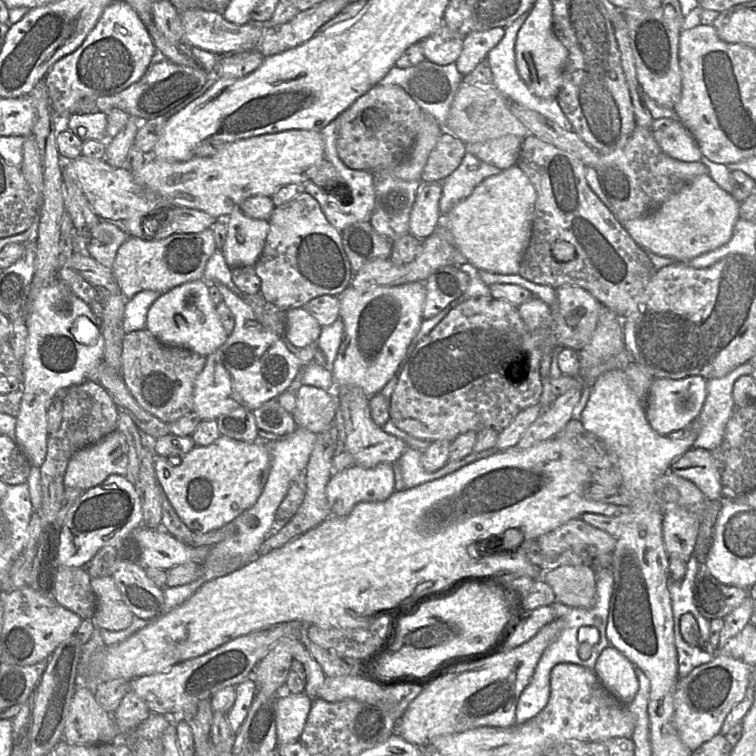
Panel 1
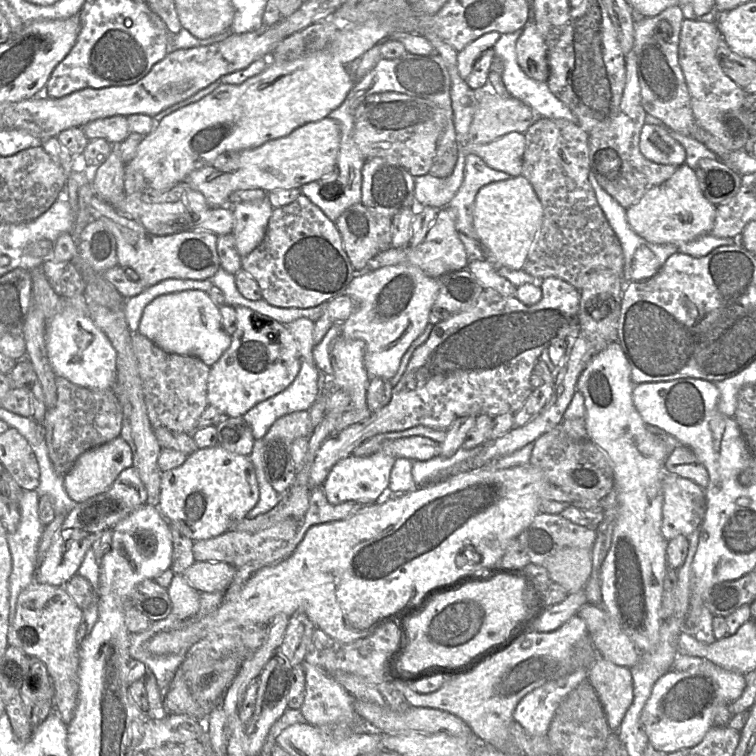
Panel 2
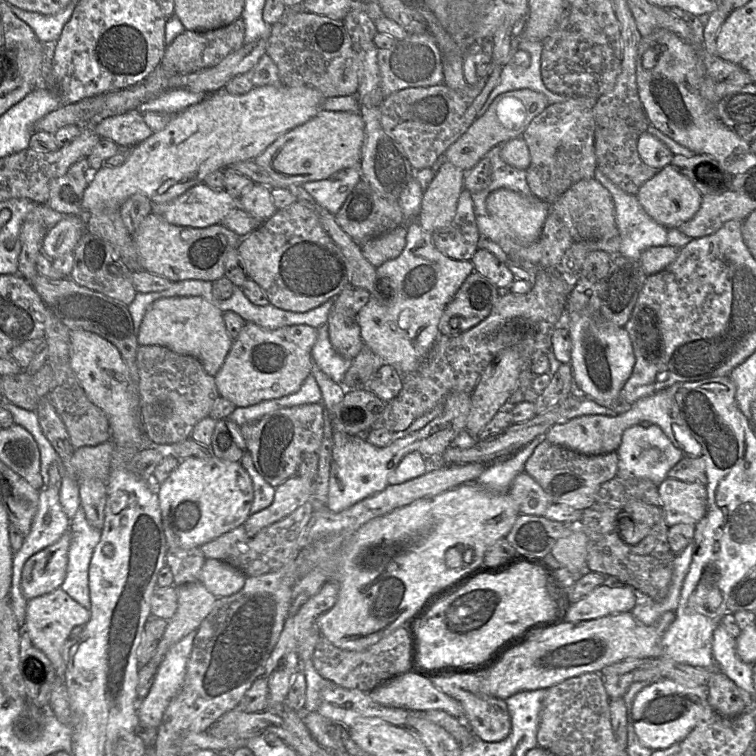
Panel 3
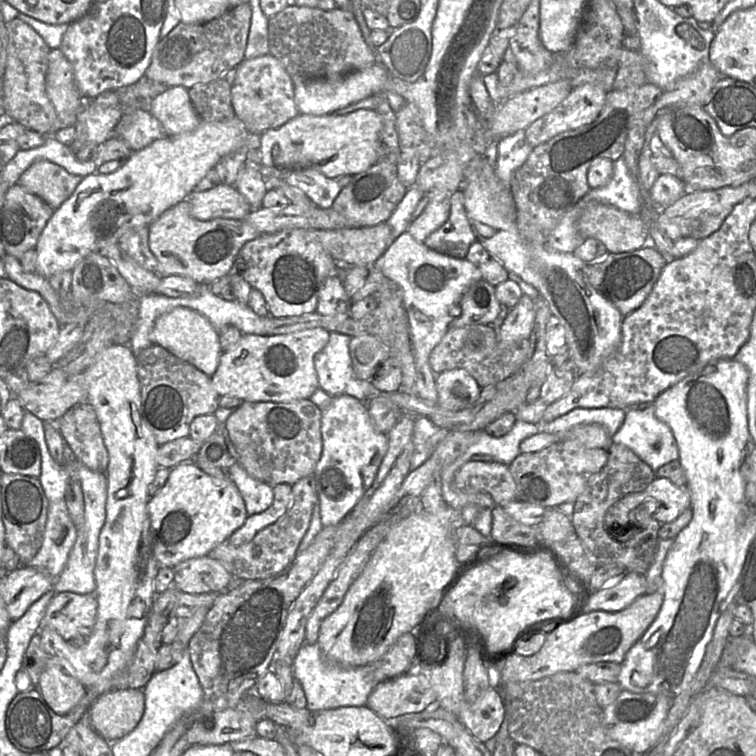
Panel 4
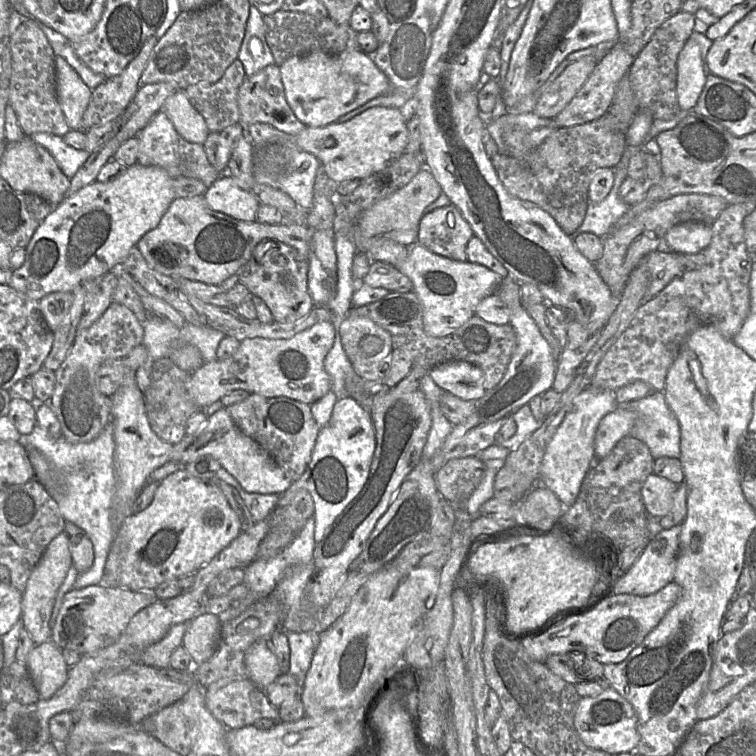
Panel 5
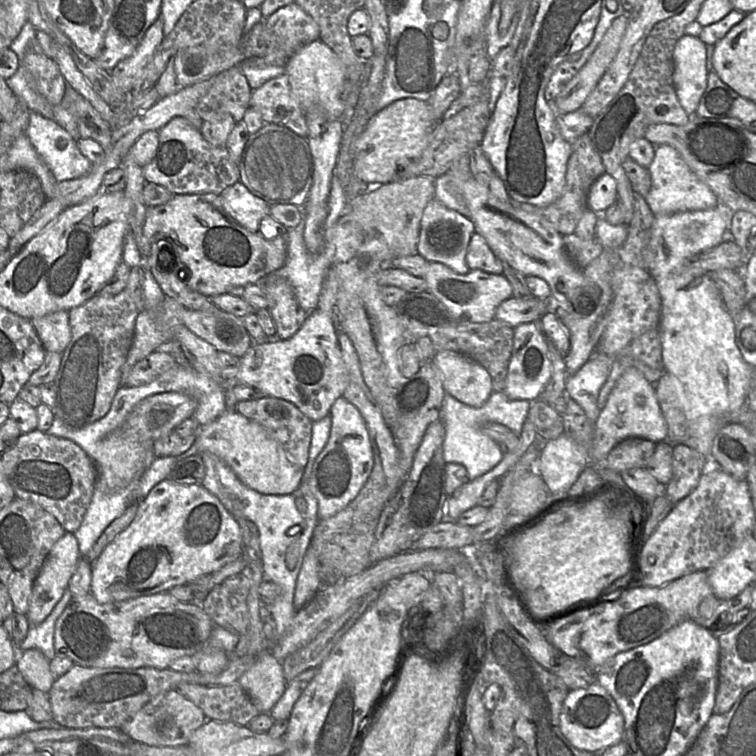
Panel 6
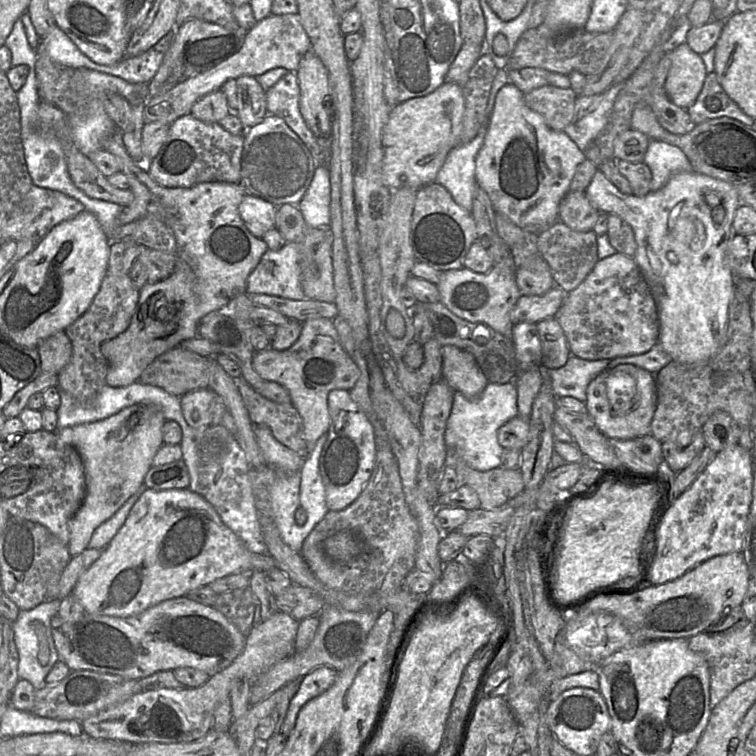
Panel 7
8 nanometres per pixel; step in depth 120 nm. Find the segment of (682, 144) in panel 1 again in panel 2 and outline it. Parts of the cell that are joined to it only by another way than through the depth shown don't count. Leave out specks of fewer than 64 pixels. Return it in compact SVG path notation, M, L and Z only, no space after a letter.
M645 123L639 148L645 158L658 164L679 166L686 160L684 147L671 137L667 127Z

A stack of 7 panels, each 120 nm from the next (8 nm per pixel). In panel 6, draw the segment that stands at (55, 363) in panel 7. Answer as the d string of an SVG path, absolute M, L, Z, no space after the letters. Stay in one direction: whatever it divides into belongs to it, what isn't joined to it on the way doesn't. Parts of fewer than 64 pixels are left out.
M60 310L31 321L46 352L64 352L71 341L69 311Z

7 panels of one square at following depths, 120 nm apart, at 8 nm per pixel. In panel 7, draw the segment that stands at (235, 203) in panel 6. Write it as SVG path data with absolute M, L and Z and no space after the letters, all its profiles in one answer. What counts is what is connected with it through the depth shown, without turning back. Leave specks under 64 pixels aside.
M246 194L239 205L240 216L246 228L257 238L276 227L276 207L271 202Z

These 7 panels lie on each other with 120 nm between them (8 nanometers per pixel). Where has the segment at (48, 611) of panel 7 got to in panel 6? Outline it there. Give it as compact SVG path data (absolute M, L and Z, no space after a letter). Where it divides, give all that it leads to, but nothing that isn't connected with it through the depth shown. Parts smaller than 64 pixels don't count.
M67 588L51 613L42 623L37 625L29 624L26 637L18 645L21 652L28 649L38 649L50 661L56 656L54 649L55 623L71 601L71 592Z

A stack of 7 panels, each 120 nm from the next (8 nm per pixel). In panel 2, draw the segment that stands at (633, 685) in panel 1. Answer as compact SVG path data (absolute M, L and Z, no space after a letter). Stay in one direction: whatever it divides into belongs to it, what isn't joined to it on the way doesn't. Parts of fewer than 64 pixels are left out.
M598 657L588 670L588 681L599 697L610 730L618 730L634 699L630 669Z

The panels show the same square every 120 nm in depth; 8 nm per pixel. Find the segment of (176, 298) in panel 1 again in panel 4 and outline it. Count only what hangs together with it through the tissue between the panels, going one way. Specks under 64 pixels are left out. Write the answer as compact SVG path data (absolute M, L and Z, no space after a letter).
M177 307L159 316L150 334L153 345L159 345L191 363L207 376L212 377L219 365L223 353L220 345L220 332L201 313L186 307Z

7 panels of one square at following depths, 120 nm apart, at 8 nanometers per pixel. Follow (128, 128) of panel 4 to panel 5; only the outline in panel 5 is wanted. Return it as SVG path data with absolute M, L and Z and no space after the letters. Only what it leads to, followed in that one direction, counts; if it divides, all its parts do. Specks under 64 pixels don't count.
M160 111L136 136L139 139L138 163L142 166L158 166L173 178L186 177L202 181L207 188L223 174L209 162L203 144L185 140L175 129L168 115Z

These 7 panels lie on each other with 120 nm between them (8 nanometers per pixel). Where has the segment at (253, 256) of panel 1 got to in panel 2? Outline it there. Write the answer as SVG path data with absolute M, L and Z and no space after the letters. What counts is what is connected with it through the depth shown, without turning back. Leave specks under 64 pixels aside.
M268 198L232 205L232 235L241 258L251 253L264 239L273 207Z

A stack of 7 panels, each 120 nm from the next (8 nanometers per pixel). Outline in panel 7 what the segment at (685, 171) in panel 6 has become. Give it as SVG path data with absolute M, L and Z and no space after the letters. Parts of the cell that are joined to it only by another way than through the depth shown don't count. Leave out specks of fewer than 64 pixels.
M650 140L643 161L652 173L651 191L661 189L676 173L693 171L690 161L678 146L660 140Z

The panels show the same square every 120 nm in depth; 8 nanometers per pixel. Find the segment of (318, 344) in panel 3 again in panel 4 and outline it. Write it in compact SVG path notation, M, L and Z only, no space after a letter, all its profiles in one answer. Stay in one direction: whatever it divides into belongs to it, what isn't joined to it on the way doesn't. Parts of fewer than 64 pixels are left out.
M330 332L326 346L314 357L319 387L332 397L349 395L366 402L376 394L369 380L358 379L349 352L351 336Z

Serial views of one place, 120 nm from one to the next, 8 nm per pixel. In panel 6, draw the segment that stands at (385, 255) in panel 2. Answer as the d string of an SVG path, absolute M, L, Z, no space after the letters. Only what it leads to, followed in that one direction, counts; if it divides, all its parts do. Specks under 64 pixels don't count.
M433 198L427 203L421 216L417 253L429 262L443 264L459 274L464 274L470 269L466 264L466 255L474 233L474 224L468 217Z

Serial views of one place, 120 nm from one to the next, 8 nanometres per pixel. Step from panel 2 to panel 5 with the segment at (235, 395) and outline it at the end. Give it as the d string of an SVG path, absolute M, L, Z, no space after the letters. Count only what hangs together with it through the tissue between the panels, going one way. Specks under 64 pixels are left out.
M325 321L290 339L245 339L229 358L204 363L192 372L186 384L188 395L205 411L215 401L238 389L267 398L287 397L311 405L332 391L331 379L324 369L324 359L333 346L334 337L333 324Z

